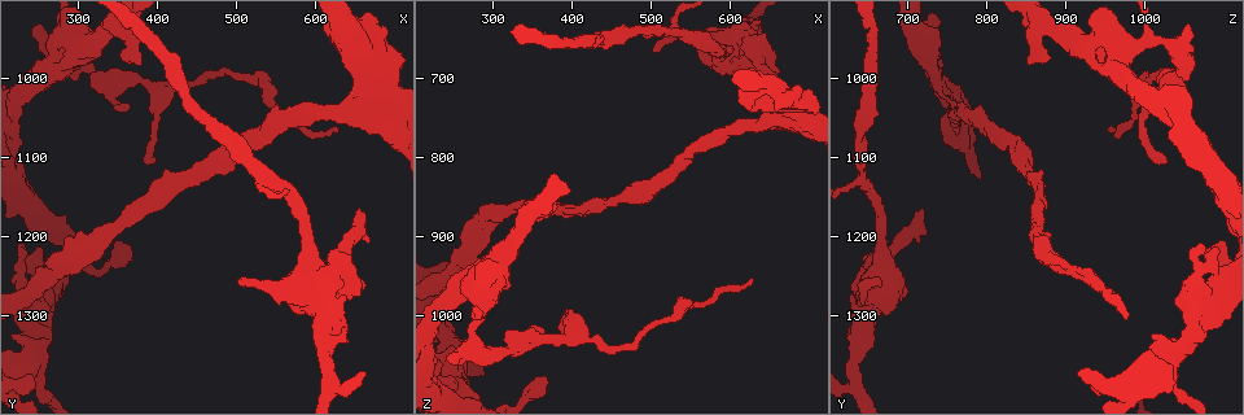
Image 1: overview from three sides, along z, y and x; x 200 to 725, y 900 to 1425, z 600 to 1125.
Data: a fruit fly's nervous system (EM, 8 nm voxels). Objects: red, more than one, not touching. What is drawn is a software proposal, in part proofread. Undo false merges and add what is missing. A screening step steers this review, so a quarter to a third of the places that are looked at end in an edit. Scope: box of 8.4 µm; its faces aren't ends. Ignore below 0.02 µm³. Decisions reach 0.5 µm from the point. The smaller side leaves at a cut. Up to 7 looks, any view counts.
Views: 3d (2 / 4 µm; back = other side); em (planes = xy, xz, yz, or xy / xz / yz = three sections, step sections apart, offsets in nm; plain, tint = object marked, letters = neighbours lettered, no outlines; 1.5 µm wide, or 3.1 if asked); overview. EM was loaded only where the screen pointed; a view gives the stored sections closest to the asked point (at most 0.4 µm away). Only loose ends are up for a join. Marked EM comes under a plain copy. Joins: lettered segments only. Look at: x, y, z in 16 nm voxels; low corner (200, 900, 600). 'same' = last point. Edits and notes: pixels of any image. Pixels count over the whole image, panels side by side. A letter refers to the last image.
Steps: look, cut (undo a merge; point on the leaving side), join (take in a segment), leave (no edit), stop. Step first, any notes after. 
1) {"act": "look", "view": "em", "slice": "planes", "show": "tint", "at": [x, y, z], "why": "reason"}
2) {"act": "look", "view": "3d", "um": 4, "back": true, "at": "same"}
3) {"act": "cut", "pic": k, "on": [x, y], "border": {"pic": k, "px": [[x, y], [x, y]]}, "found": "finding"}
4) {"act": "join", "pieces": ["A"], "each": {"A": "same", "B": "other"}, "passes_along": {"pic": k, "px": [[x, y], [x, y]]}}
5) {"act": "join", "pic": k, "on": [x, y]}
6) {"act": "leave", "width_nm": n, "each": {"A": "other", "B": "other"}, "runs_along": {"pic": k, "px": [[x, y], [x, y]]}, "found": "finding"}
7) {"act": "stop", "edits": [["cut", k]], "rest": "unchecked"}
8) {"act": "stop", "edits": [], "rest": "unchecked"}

{"act": "look", "view": "em", "slice": "planes", "show": "letters", "at": [630, 960, 745], "why": "branch stops here"}

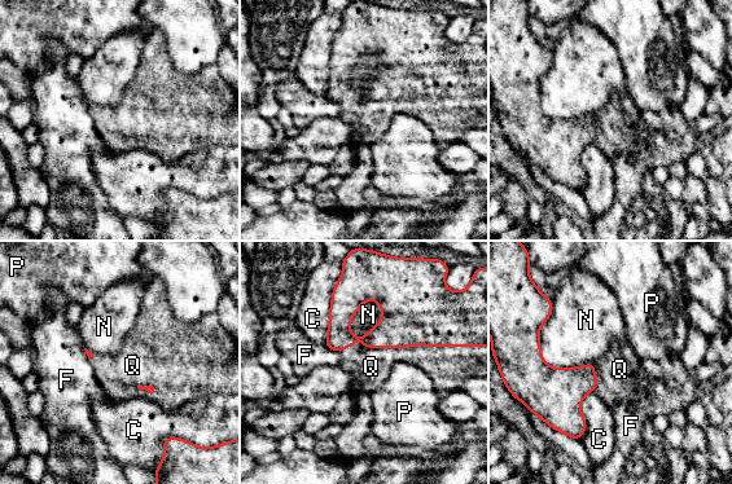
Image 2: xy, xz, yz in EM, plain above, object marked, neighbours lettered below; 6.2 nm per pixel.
{"act": "join", "pieces": ["Q"], "each": {"C": "other", "F": "other", "N": "other", "P": "other", "Q": "same"}, "passes_along": {"pic": 2, "px": [[410, 318], [382, 347], [371, 366]]}, "found": "it goes on there"}

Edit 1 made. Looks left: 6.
{"act": "look", "view": "overview", "why": "redraw"}

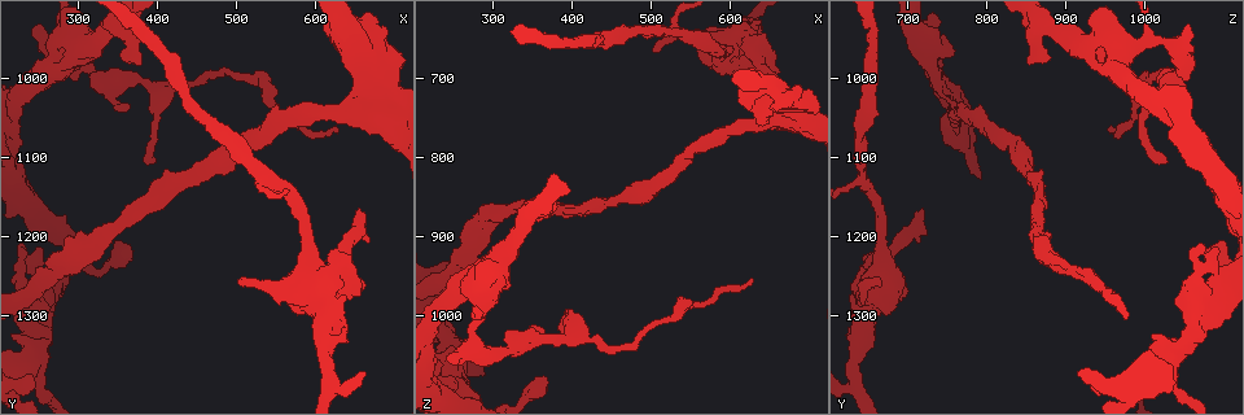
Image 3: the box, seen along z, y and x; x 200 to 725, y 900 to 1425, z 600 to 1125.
{"act": "look", "view": "3d", "um": 2, "at": [590, 1205, 665]}

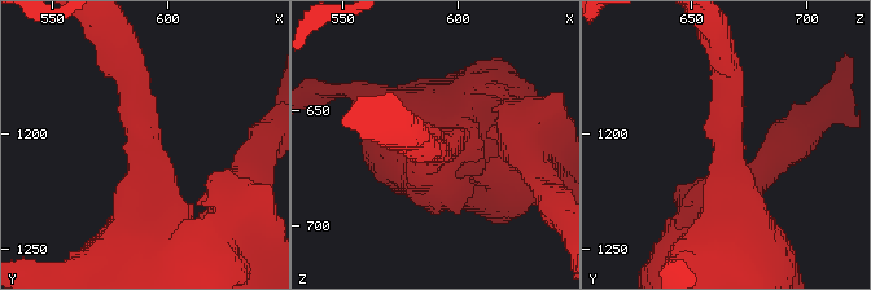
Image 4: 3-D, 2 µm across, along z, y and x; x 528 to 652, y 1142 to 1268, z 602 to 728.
{"act": "look", "view": "em", "slice": "yz", "step": 4, "show": "tint", "at": [592, 1208, 665], "arm_widths_nm": [220, 700]}

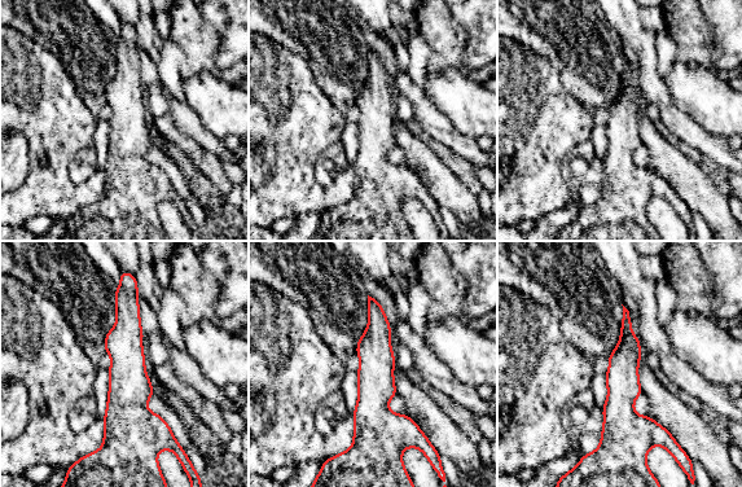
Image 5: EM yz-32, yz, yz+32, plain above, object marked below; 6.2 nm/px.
{"act": "look", "view": "em", "slice": "xy", "step": 4, "show": "letters", "at": "same", "why": "cut it another way"}

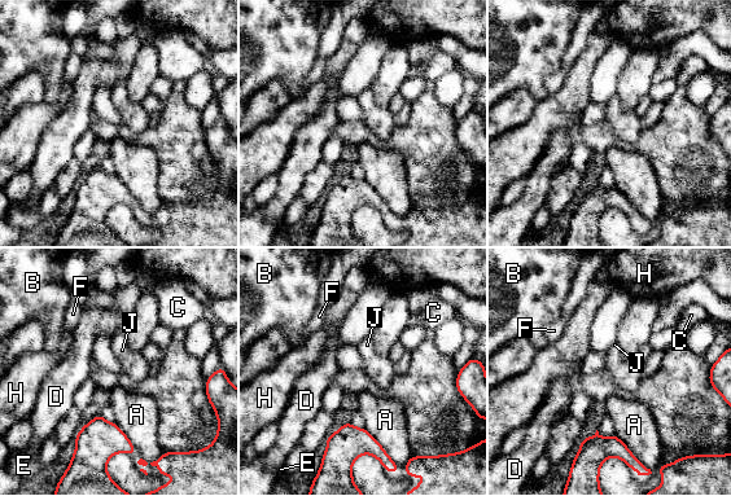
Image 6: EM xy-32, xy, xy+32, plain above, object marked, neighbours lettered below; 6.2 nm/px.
{"act": "leave", "each": {"A": "other", "B": "other", "C": "other", "D": "other", "E": "other", "F": "other", "H": "other", "J": "other"}, "border": {"pic": 6, "px": [[114, 422], [138, 450]]}, "found": "one neuron here"}

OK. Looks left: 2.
{"act": "look", "view": "em", "slice": "planes", "show": "letters", "at": [395, 1105, 1025], "why": "thin end"}

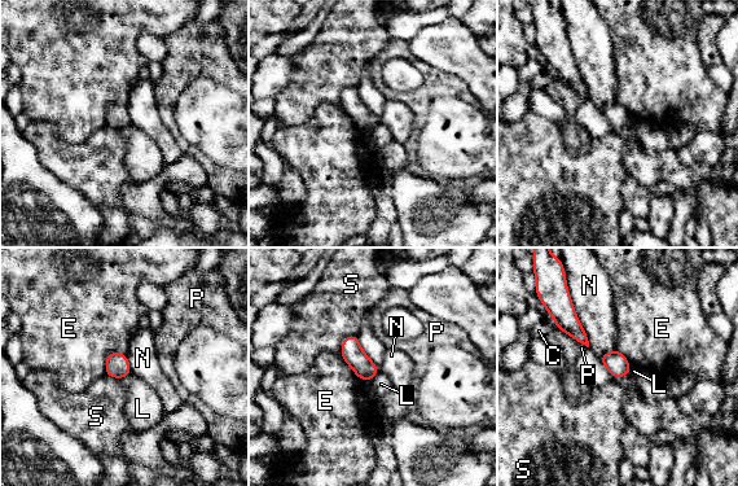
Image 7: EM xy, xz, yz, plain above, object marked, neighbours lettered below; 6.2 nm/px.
{"act": "leave", "each": {"C": "other", "E": "other", "L": "other", "N": "other", "P": "other", "S": "other"}, "border": {"pic": 7, "px": [[378, 371], [370, 381]]}, "found": "none of them fits"}

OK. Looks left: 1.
{"act": "stop", "edits": [["join", 2]], "rest": "unchecked"}

